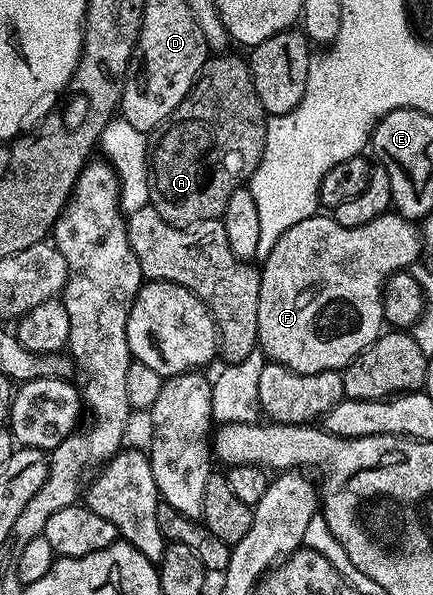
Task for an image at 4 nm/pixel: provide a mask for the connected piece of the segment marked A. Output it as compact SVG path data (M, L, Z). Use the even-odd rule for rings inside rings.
M217 53L206 59L203 69L198 73L193 82L193 88L187 93L176 109L173 110L161 124L159 130L152 136L149 148L149 201L157 210L159 217L163 217L174 227L196 227L198 223L205 223L208 219L220 219L227 209L227 201L231 201L231 193L239 186L248 184L249 178L255 173L255 169L261 164L263 157L263 145L267 137L267 116L263 105L259 101L259 93L255 93L255 81L251 77L251 69L244 58L230 53Z

